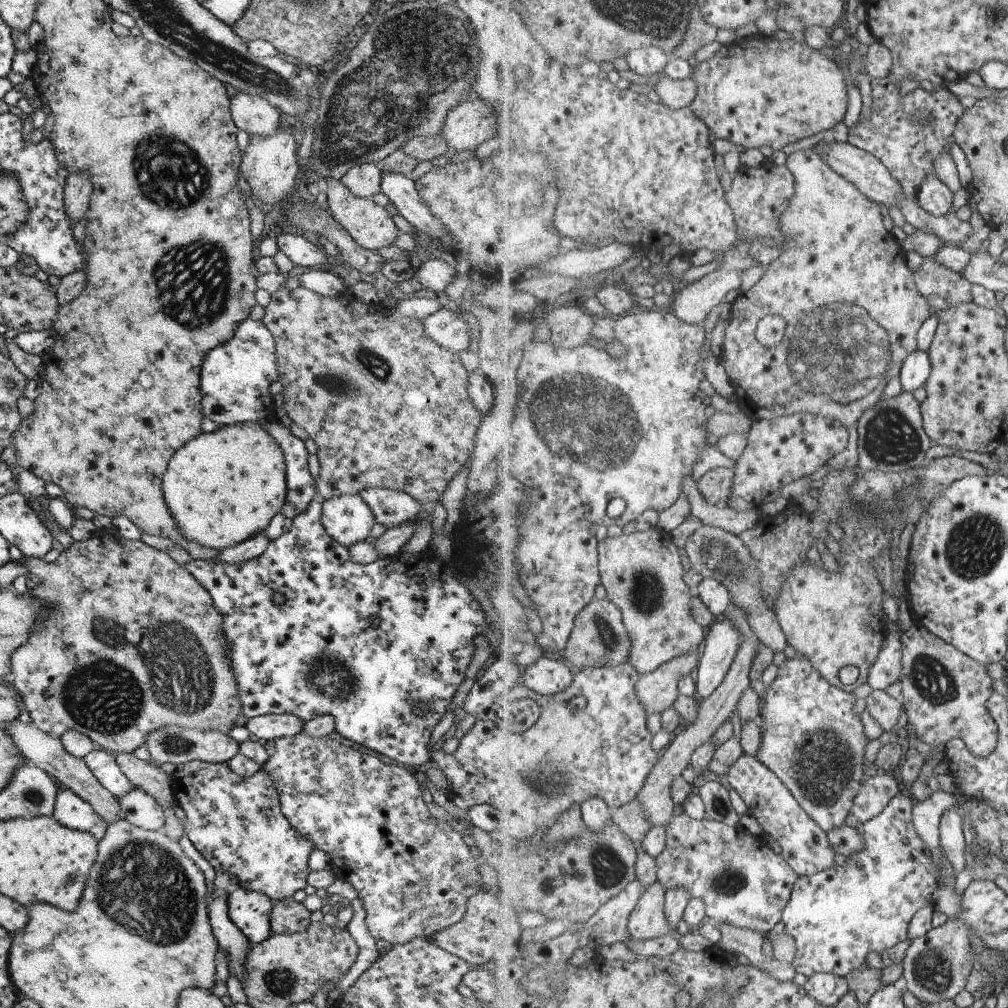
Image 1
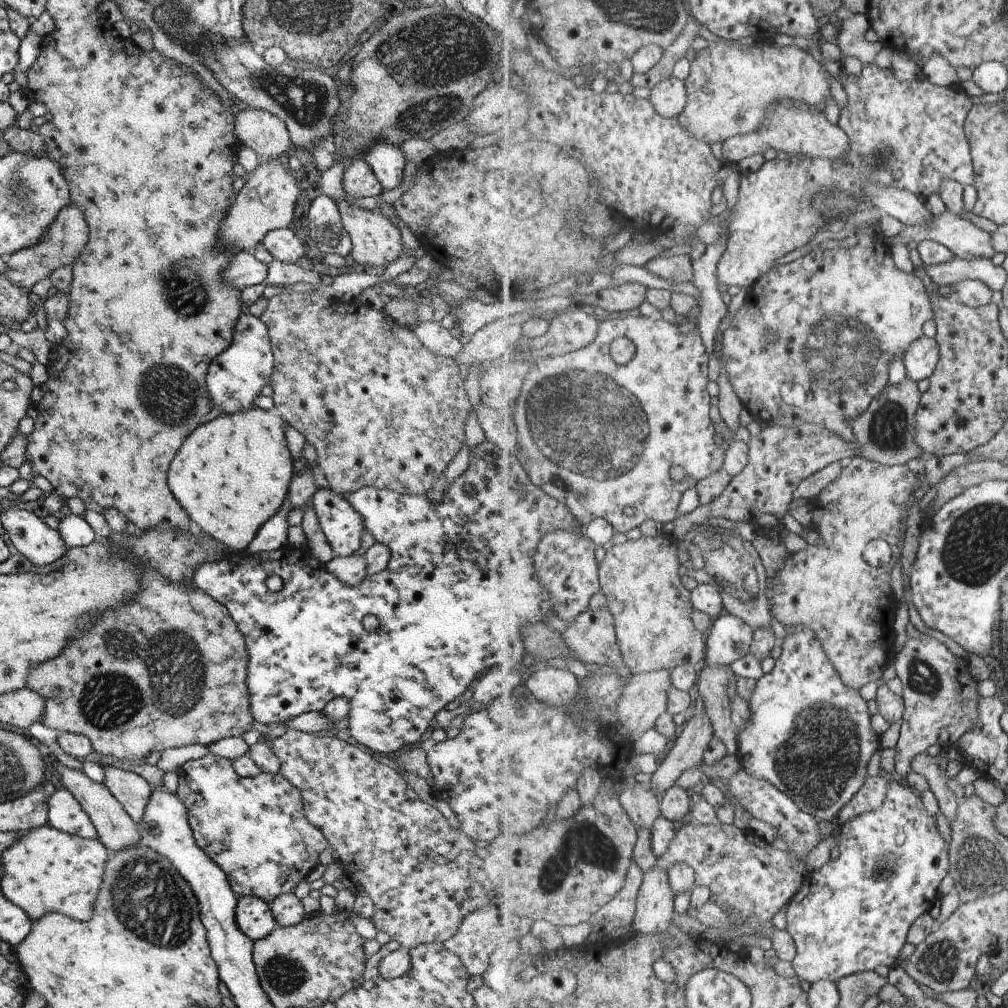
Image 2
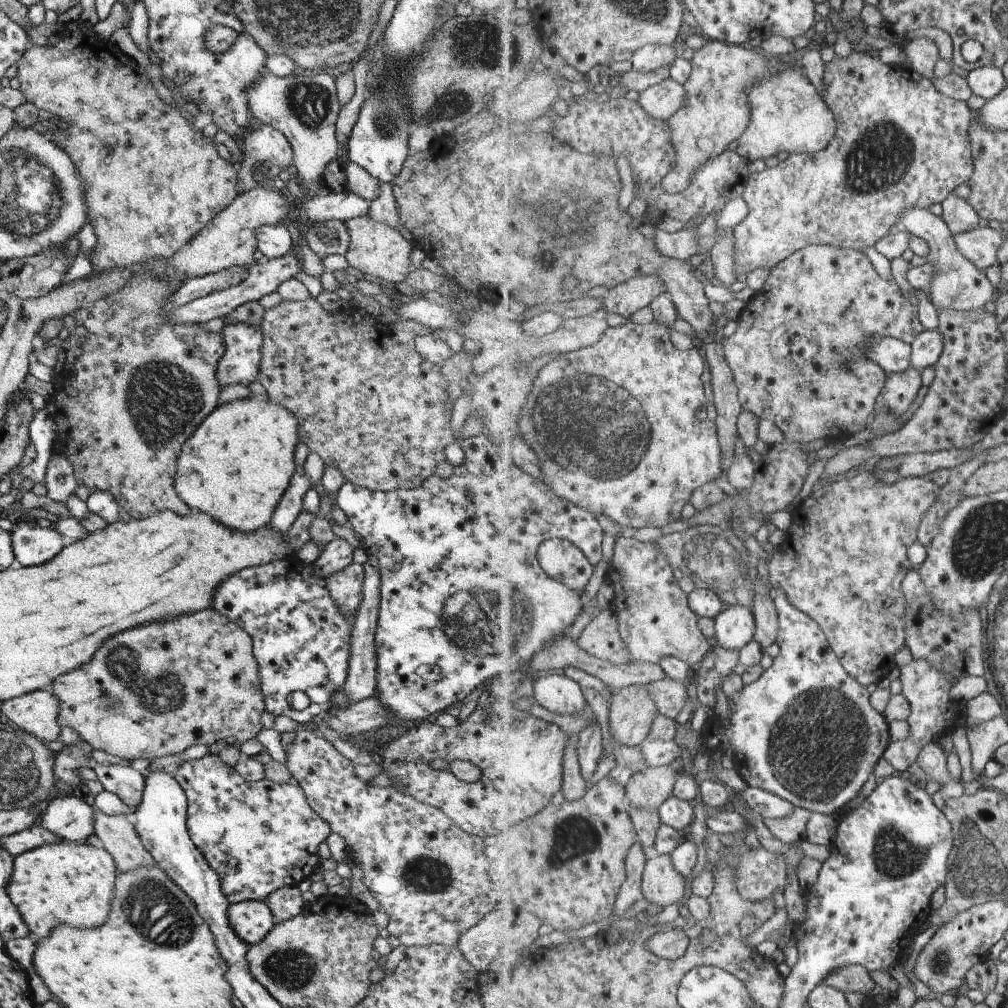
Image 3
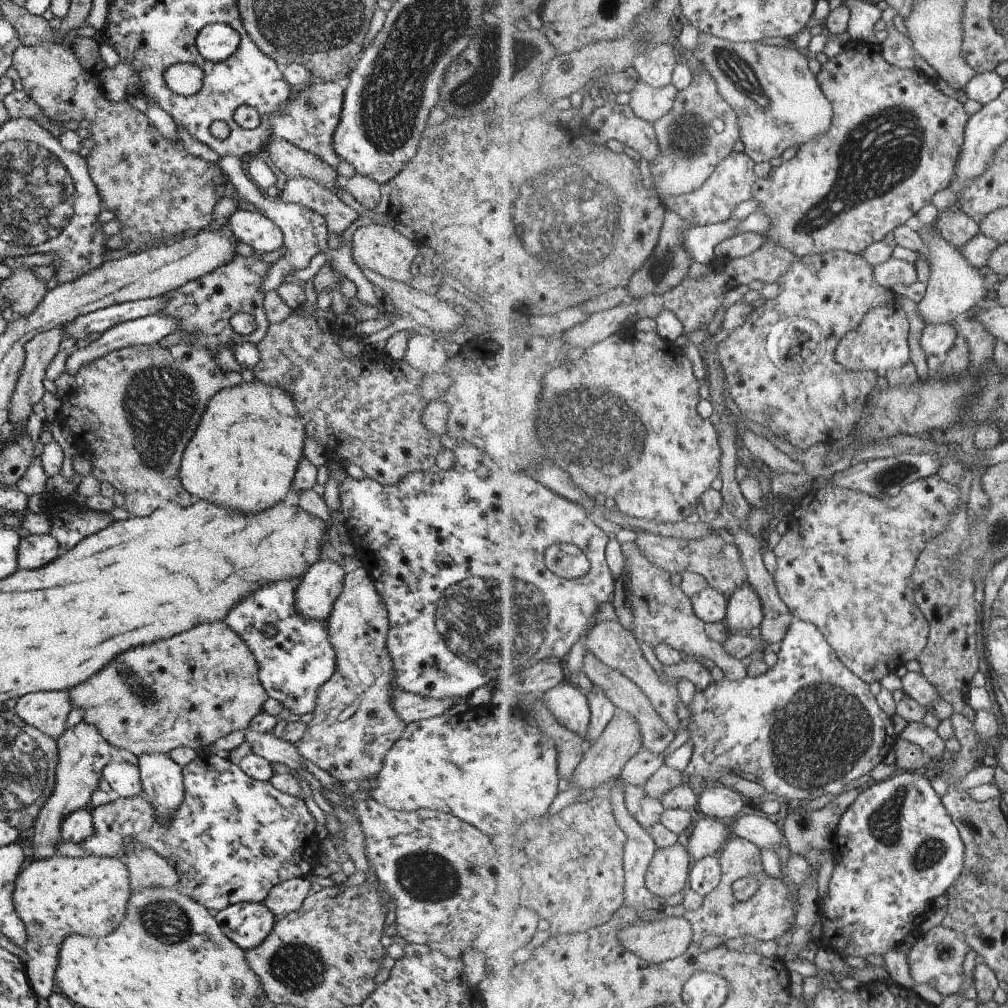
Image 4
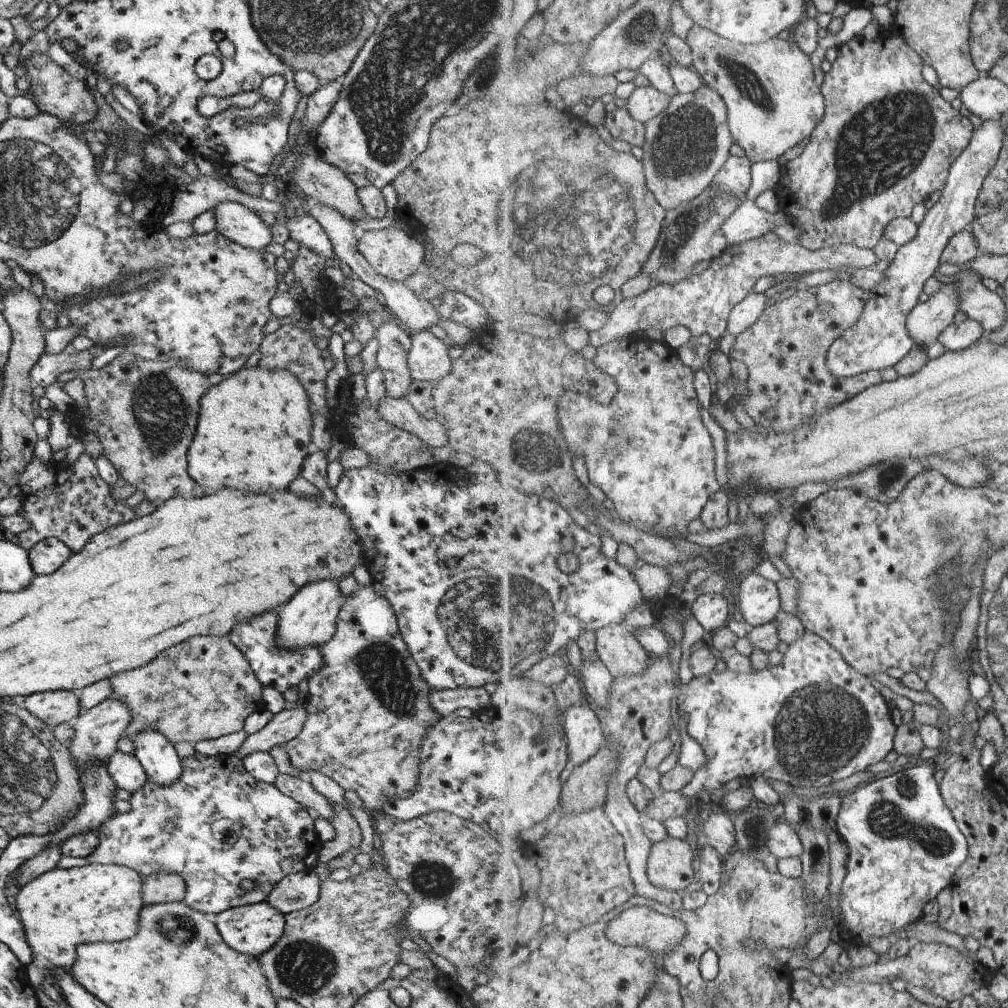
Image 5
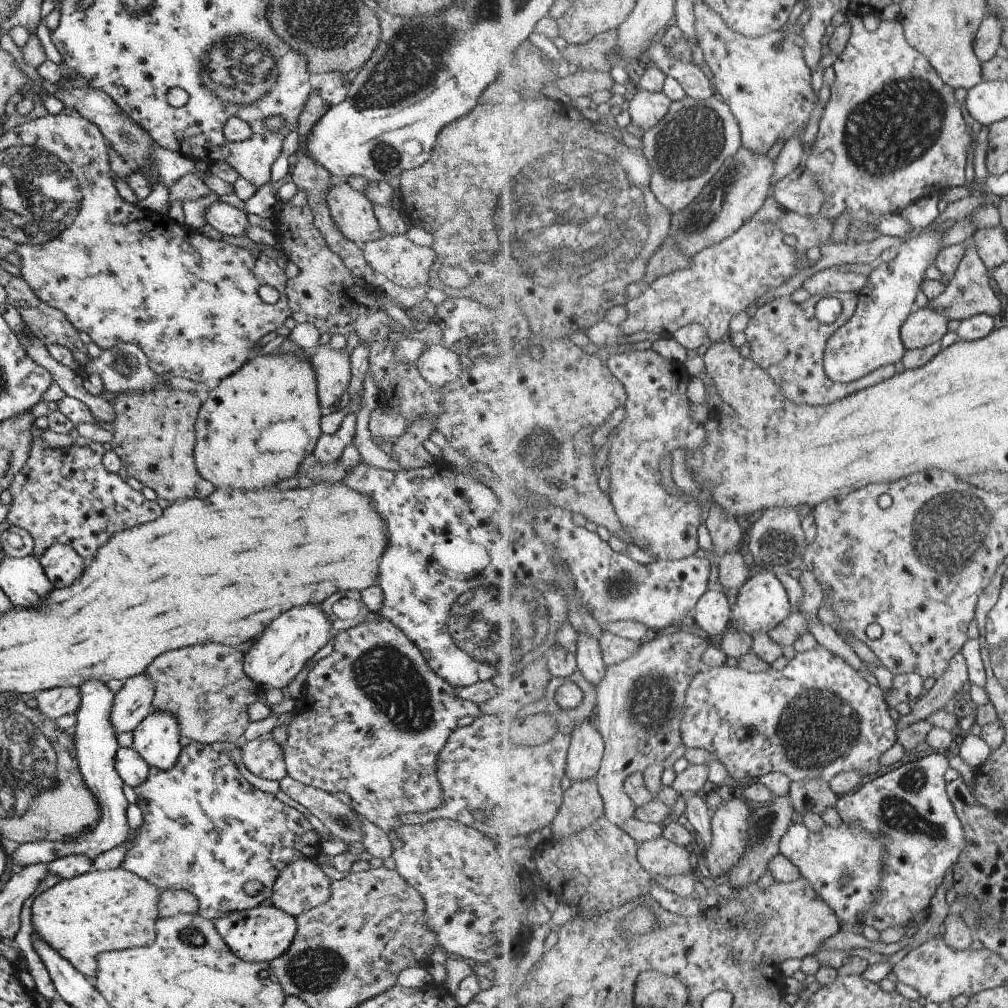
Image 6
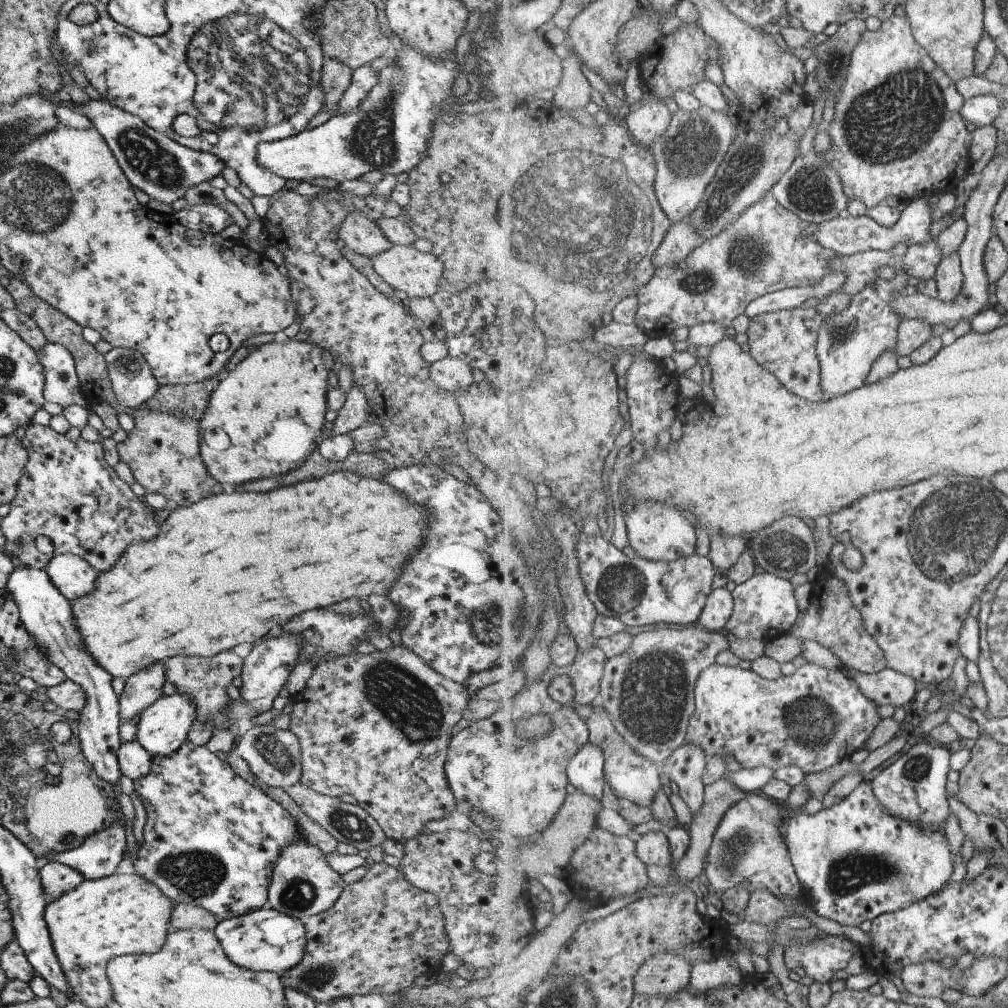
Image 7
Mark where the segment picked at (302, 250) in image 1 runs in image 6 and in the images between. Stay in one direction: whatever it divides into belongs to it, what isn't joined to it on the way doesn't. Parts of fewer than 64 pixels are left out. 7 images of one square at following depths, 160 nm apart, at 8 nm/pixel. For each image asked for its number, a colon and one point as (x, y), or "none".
2: (283, 245)
3: (272, 241)
4: (252, 228)
5: (234, 222)
6: (226, 219)

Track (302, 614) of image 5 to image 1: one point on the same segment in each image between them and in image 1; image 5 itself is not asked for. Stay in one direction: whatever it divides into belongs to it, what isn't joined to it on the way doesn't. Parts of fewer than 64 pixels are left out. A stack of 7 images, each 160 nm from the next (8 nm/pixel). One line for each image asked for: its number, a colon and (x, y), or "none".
1: (346, 519)
2: (341, 525)
3: (336, 554)
4: (313, 598)

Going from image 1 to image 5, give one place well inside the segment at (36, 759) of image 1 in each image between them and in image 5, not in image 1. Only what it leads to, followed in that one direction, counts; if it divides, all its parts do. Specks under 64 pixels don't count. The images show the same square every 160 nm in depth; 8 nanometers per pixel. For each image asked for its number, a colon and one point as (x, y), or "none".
2: (115, 829)
3: (117, 834)
4: (146, 868)
5: (160, 887)

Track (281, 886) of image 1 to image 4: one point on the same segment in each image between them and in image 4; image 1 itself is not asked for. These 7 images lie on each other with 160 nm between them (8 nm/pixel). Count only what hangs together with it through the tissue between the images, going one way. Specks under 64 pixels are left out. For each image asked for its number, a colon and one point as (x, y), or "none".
2: (253, 829)
3: (258, 836)
4: (232, 838)

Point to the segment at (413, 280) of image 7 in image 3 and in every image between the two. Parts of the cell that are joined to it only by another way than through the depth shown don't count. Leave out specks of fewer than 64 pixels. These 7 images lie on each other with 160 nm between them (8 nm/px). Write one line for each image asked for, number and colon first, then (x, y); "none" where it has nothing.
3: (377, 250)
4: (381, 249)
5: (391, 253)
6: (404, 263)

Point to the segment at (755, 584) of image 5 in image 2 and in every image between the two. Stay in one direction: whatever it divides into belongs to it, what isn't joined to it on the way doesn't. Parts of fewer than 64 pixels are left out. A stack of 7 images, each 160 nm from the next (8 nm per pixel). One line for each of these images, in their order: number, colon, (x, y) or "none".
2: (731, 637)
3: (736, 625)
4: (745, 608)

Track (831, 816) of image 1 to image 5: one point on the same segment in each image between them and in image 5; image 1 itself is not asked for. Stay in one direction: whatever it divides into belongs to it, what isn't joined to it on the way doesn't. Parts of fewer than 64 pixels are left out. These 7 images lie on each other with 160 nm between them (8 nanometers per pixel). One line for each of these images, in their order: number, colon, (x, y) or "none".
2: (811, 735)
3: (807, 731)
4: (809, 726)
5: (812, 720)

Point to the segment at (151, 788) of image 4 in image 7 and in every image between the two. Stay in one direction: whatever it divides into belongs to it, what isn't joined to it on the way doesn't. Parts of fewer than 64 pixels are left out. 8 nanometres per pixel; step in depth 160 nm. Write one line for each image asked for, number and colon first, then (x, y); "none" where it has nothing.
5: (157, 757)
6: (155, 738)
7: (160, 728)

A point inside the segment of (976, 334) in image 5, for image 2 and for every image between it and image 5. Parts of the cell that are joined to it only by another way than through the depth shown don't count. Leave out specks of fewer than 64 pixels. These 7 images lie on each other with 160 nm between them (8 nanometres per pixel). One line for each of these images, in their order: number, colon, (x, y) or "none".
2: (922, 357)
3: (927, 348)
4: (938, 340)

